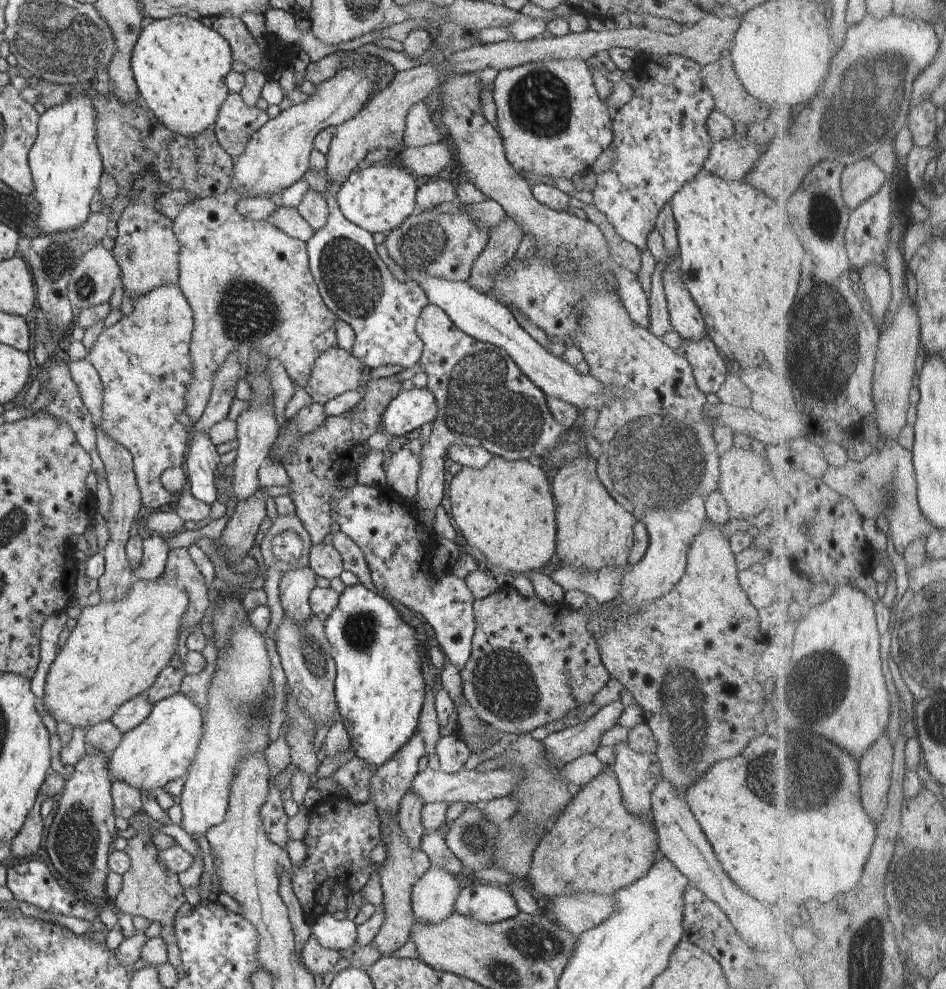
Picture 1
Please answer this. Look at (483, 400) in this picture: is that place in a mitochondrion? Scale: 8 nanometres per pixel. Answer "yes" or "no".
yes

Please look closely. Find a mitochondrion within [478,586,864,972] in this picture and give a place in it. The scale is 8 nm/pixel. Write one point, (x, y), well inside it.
(796, 777)

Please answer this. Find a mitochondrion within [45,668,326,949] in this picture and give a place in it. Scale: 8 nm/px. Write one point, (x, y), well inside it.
(76, 839)

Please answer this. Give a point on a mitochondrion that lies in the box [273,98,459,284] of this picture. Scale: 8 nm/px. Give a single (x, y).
(419, 248)

